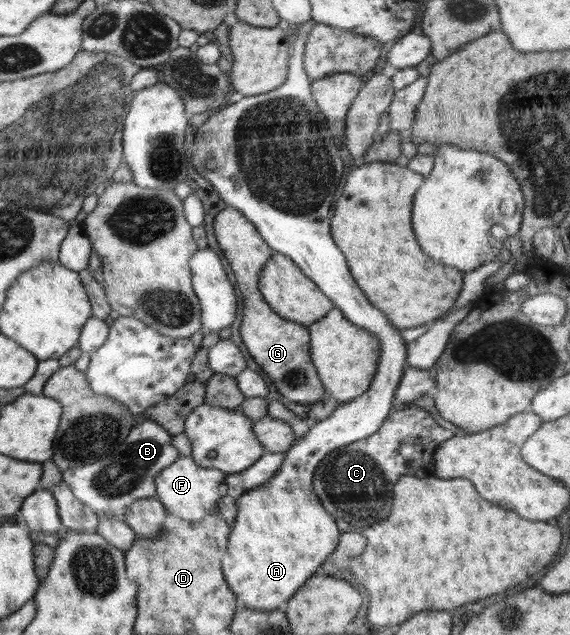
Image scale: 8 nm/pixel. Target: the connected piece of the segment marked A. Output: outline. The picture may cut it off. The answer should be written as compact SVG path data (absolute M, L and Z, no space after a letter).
M310 18L305 24L300 24L292 30L289 74L285 83L263 94L236 96L231 104L229 100L225 109L219 109L219 113L211 115L199 126L189 151L191 165L197 168L205 180L209 180L221 200L224 200L227 206L239 210L256 226L258 233L273 252L289 257L302 273L333 301L334 306L341 310L347 320L374 334L380 344L377 372L369 388L360 397L339 404L329 418L311 423L309 432L293 442L291 449L285 452L285 460L275 476L236 498L238 511L221 566L227 584L237 594L237 600L241 600L245 608L253 610L275 610L283 602L286 603L335 551L342 532L337 529L336 519L323 508L313 490L313 473L323 458L333 450L367 438L381 428L395 401L395 391L403 374L407 354L406 343L398 328L385 318L381 310L373 308L367 302L365 294L351 278L345 256L337 248L330 231L330 206L337 194L337 186L341 186L345 164L339 158L339 150L335 146L323 144L329 138L329 130L325 124L325 115L313 100L310 87L312 81L305 74L303 66L304 46L313 26L314 22Z

